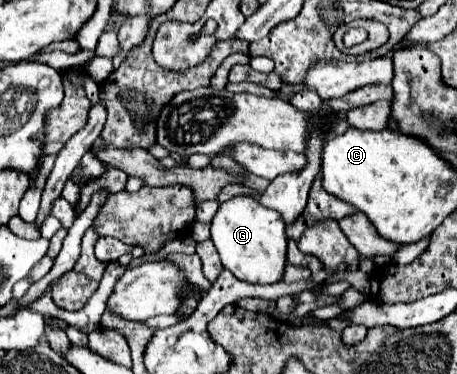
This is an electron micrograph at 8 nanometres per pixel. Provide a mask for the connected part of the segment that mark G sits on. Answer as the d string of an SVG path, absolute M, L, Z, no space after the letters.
M237 195L219 205L211 221L211 239L225 269L247 283L277 283L283 277L287 243L285 221L273 209L257 203L257 197Z

